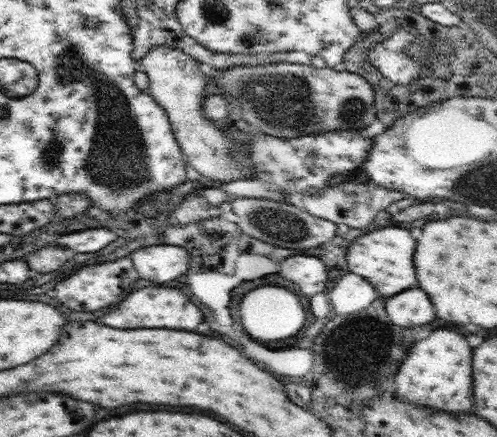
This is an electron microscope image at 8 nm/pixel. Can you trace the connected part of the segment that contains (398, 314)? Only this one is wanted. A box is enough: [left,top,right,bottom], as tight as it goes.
[385,288,436,328]

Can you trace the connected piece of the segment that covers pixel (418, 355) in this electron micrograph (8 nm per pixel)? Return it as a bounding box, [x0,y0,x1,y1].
[396,328,472,414]

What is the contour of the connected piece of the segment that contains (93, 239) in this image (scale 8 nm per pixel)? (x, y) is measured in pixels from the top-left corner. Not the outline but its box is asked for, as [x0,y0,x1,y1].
[56,228,116,252]

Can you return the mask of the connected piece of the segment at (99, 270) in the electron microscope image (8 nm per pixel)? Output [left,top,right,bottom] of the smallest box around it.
[56,258,138,312]

